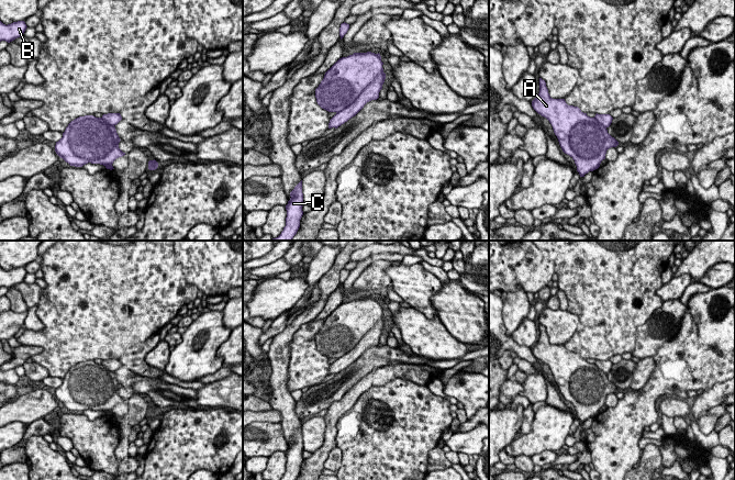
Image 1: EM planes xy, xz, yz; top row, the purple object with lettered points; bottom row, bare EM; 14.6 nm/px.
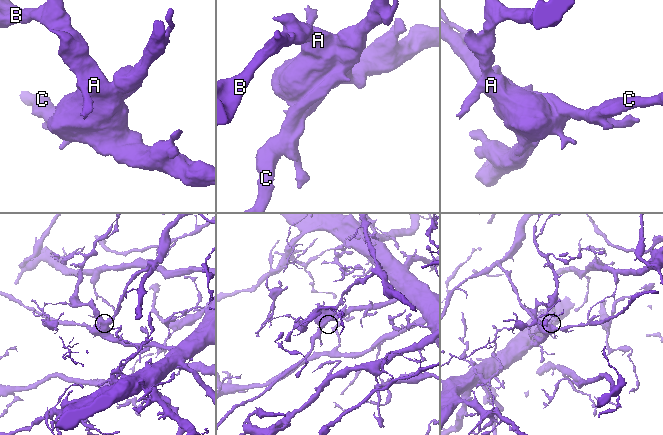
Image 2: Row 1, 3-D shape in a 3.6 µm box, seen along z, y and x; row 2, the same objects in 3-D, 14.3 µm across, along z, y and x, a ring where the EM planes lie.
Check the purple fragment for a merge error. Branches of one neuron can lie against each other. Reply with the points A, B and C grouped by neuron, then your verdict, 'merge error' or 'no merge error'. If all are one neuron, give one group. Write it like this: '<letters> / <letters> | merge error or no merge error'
A B / C | merge error

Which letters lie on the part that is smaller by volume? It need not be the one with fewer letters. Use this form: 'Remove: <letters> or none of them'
Remove: C

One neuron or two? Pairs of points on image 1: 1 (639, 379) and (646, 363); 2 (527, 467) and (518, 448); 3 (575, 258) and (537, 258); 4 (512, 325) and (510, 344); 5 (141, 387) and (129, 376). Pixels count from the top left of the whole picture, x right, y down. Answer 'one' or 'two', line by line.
1: one
2: two
3: two
4: two
5: one

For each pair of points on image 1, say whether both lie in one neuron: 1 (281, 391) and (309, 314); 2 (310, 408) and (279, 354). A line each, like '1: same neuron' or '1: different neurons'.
1: same neuron
2: different neurons

